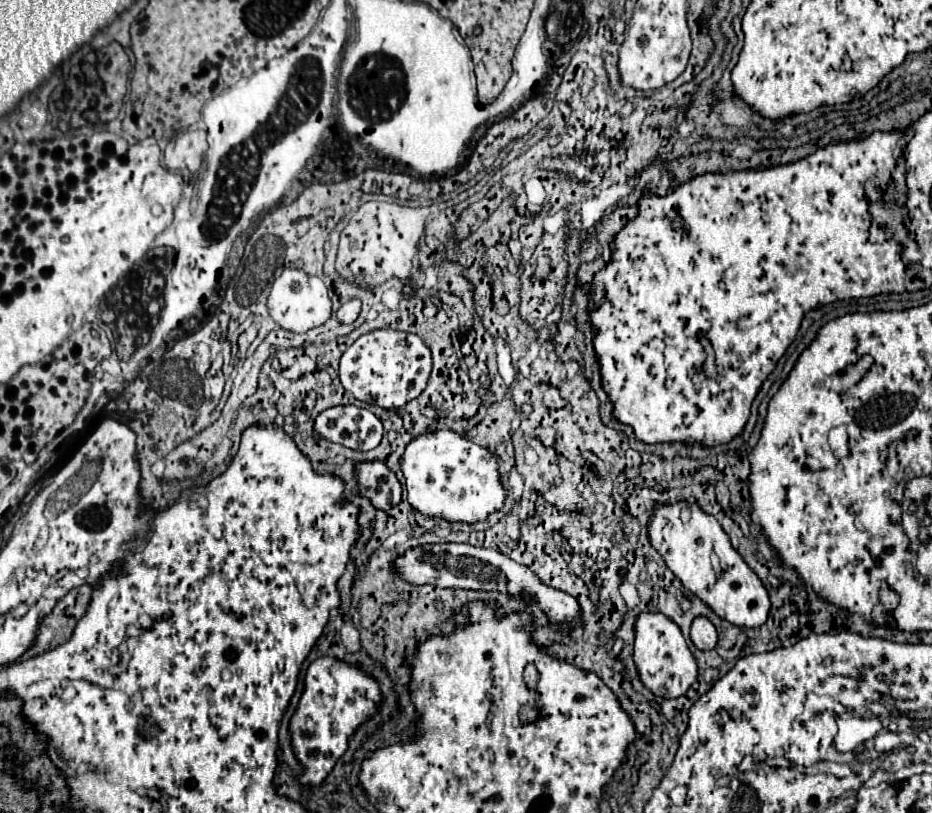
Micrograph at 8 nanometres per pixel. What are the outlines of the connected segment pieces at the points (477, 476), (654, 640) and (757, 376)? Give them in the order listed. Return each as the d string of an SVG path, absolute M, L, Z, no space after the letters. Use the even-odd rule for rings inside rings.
M428 428L424 434L414 436L406 444L404 456L400 458L400 468L406 478L410 506L426 518L442 518L446 522L474 524L474 522L484 522L488 518L488 514L494 514L504 506L506 488L500 480L496 456L488 448L474 444L466 436L460 436L460 432L452 432L448 428L446 430L444 428Z
M640 614L636 620L634 664L642 684L660 698L680 698L698 678L698 664L680 632L680 628L664 614Z
M902 130L892 132L874 132L866 138L850 138L850 140L832 140L826 146L818 148L814 154L790 162L778 164L758 170L730 170L730 172L706 172L694 176L674 188L666 196L658 196L648 188L642 192L638 200L638 214L630 220L620 232L614 234L610 246L612 256L608 264L594 274L590 284L590 302L588 302L588 316L590 326L594 328L592 346L600 362L600 376L602 376L602 390L608 394L612 402L612 416L632 426L634 436L638 442L656 444L656 442L682 442L682 444L700 444L704 448L712 448L718 444L728 444L744 432L744 424L750 418L752 402L766 382L766 378L774 372L778 360L784 356L786 348L794 342L802 314L816 307L836 302L836 300L850 300L850 298L870 298L876 294L892 294L904 292L904 260L902 260L902 246L896 240L888 240L884 244L868 242L868 228L872 224L872 216L868 212L868 198L864 196L864 180L874 180L880 186L890 182L890 174L894 168L892 150L902 136ZM700 334L704 334L716 352L716 378L708 380L702 372L704 366L704 348L700 344Z

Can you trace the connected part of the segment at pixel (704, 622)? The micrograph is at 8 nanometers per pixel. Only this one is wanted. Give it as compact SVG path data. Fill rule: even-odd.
M696 618L692 622L692 630L690 630L692 642L698 650L714 650L716 642L718 642L718 634L716 628L712 626L712 622L708 618Z

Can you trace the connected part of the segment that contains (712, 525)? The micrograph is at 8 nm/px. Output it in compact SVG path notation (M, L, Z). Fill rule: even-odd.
M680 504L656 506L654 516L648 524L648 536L652 546L664 558L666 566L680 578L684 588L696 594L706 606L710 606L720 618L740 628L760 628L770 612L770 598L760 578L746 566L742 556L732 548L726 532L718 520L704 514L696 504L690 506L688 524L680 522ZM714 562L722 570L722 578L716 580Z

